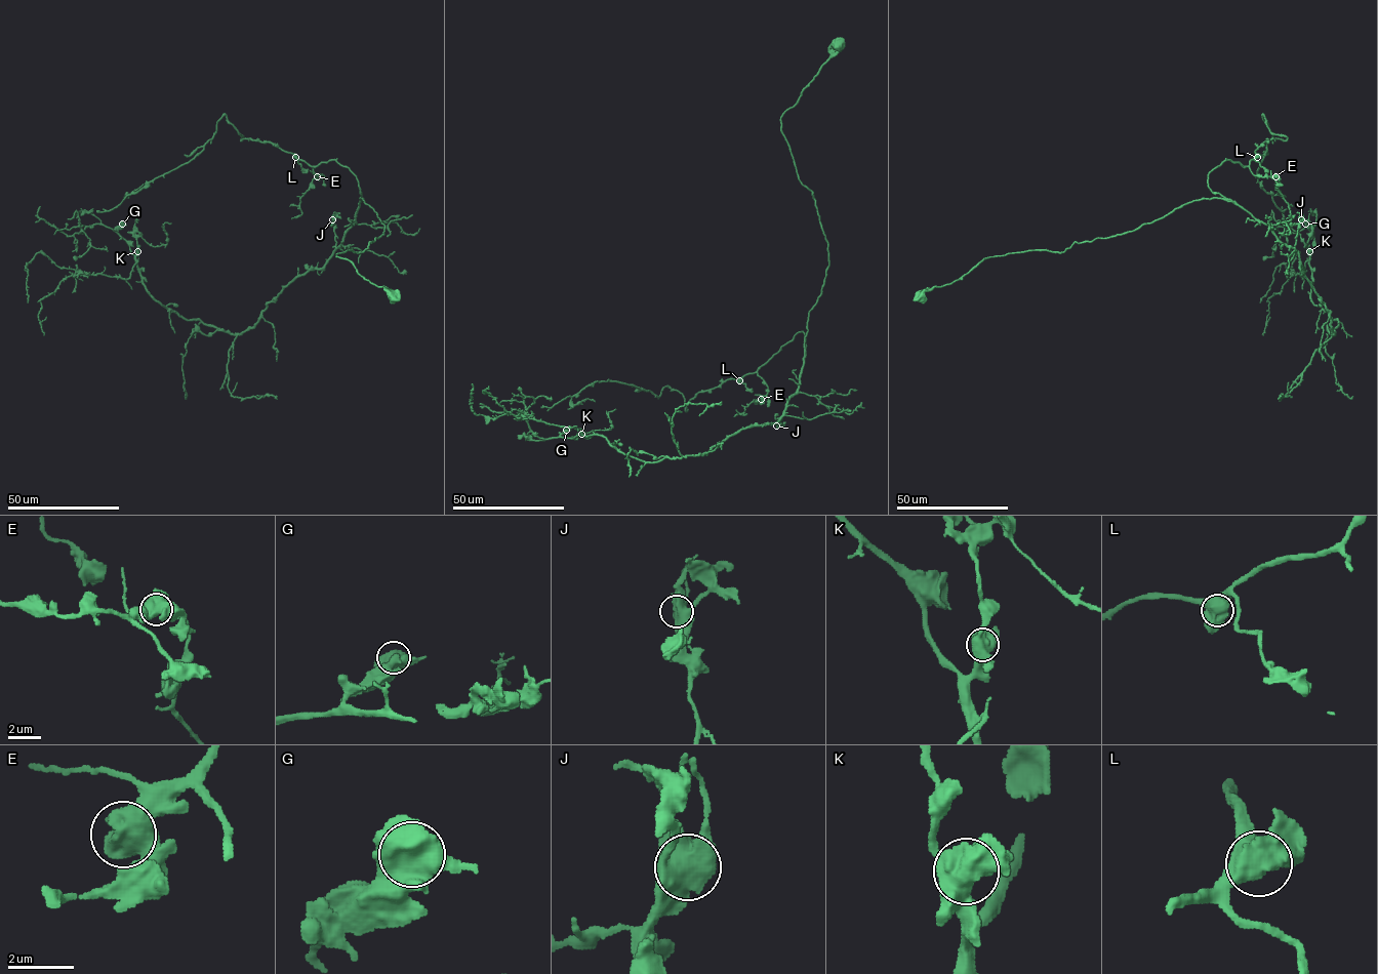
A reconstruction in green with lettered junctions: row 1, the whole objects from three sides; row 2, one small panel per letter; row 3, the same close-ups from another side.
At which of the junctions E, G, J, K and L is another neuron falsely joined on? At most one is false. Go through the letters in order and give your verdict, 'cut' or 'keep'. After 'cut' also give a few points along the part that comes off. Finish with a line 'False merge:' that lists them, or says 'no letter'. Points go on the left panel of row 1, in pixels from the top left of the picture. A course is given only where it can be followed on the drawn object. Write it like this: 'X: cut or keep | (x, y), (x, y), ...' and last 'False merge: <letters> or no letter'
E: keep
G: keep
J: keep
K: keep
L: keep
False merge: no letter

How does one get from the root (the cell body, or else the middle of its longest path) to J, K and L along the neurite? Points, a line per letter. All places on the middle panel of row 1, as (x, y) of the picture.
J: (838, 45), (780, 118), (798, 178), (815, 200), (828, 266), (809, 313), (799, 388), (776, 425)
K: (838, 45), (780, 118), (828, 262), (784, 415), (704, 453), (653, 462), (582, 434)
L: (838, 45), (780, 118), (827, 244), (821, 293), (809, 313), (805, 348), (799, 331), (739, 380)

